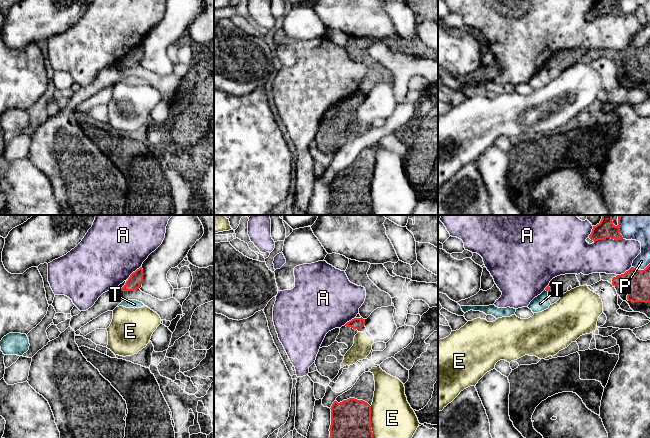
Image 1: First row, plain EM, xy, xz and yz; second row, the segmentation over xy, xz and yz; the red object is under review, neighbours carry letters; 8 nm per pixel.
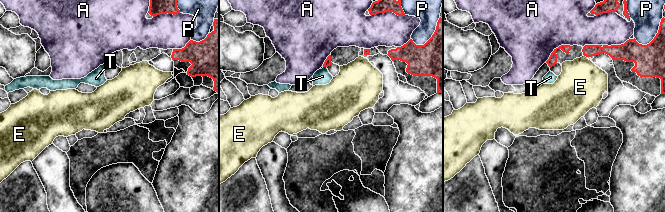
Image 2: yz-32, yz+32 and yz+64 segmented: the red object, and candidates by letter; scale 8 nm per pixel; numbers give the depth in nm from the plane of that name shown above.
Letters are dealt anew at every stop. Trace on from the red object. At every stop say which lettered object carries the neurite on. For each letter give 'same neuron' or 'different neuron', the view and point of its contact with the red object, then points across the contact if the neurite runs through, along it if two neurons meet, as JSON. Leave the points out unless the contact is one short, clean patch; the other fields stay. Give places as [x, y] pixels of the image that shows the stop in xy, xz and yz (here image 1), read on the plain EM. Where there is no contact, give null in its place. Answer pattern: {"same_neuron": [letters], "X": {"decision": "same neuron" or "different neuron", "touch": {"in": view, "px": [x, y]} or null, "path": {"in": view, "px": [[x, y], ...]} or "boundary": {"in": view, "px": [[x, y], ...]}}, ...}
{"same_neuron": [], "A": {"decision": "different neuron", "touch": {"in": "yz", "px": [608, 13]}}, "E": {"decision": "different neuron", "touch": {"in": "xz", "px": [370, 198]}}, "P": {"decision": "different neuron", "touch": {"in": "yz", "px": [640, 46]}}, "T": {"decision": "different neuron", "touch": {"in": "yz", "px": [546, 66]}, "boundary": {"in": "yz", "px": [[545, 65], [547, 67]]}}}

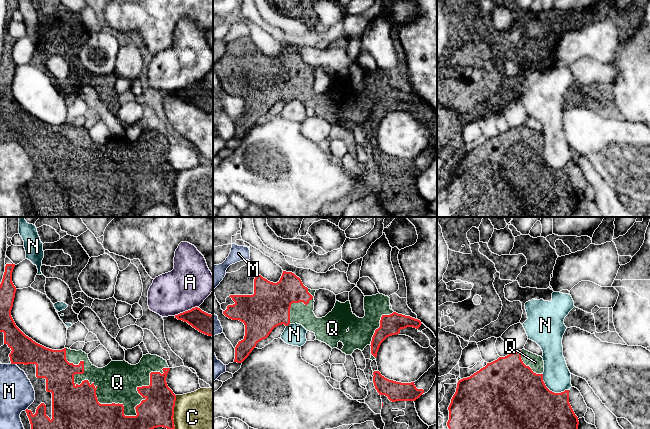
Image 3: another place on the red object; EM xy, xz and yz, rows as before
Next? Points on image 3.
{"same_neuron": ["Q"], "A": {"decision": "different neuron", "touch": {"in": "xy", "px": [185, 87]}}, "C": {"decision": "different neuron", "touch": {"in": "xy", "px": [173, 189]}}, "M": {"decision": "different neuron", "touch": {"in": "xy", "px": [13, 139]}}, "N": {"decision": "different neuron", "touch": {"in": "yz", "px": [551, 167]}}, "Q": {"decision": "same neuron", "touch": {"in": "xy", "px": [112, 179]}}}

